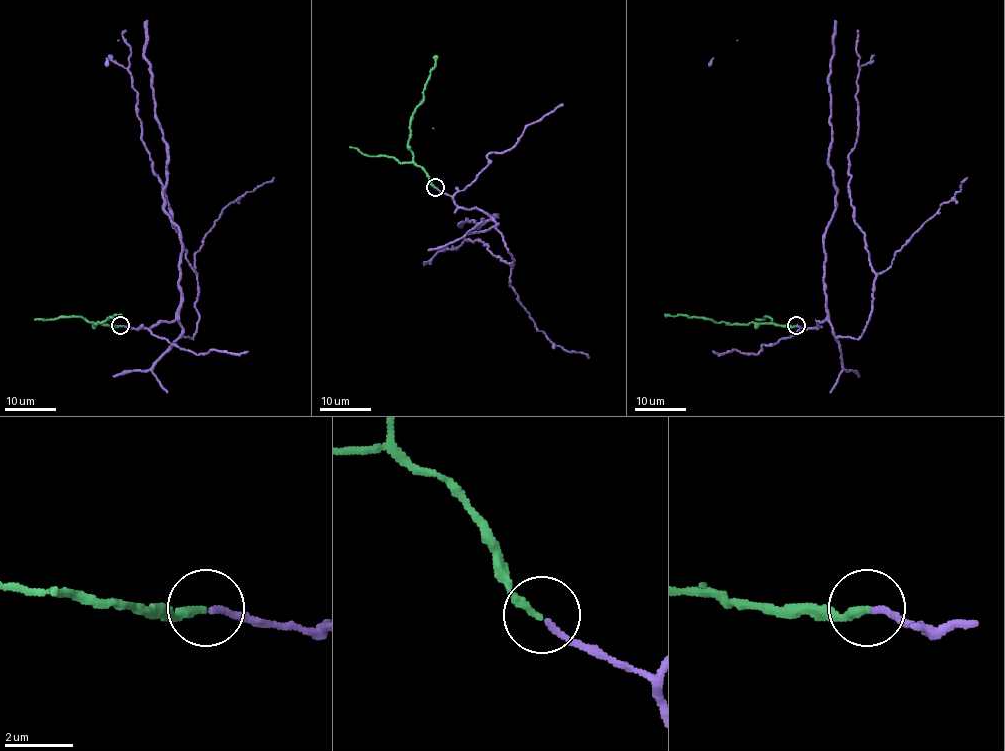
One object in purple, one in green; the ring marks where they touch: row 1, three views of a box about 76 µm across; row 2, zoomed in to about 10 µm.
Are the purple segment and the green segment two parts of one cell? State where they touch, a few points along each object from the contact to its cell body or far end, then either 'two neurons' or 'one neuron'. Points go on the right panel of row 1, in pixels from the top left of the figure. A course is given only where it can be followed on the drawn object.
place (796, 325); course purple (797, 326), (826, 321), (835, 336), (857, 338), (872, 308), (875, 273), (848, 185), (858, 30); course green (796, 326), (755, 322), (729, 324), (709, 318), (664, 314); one neuron

